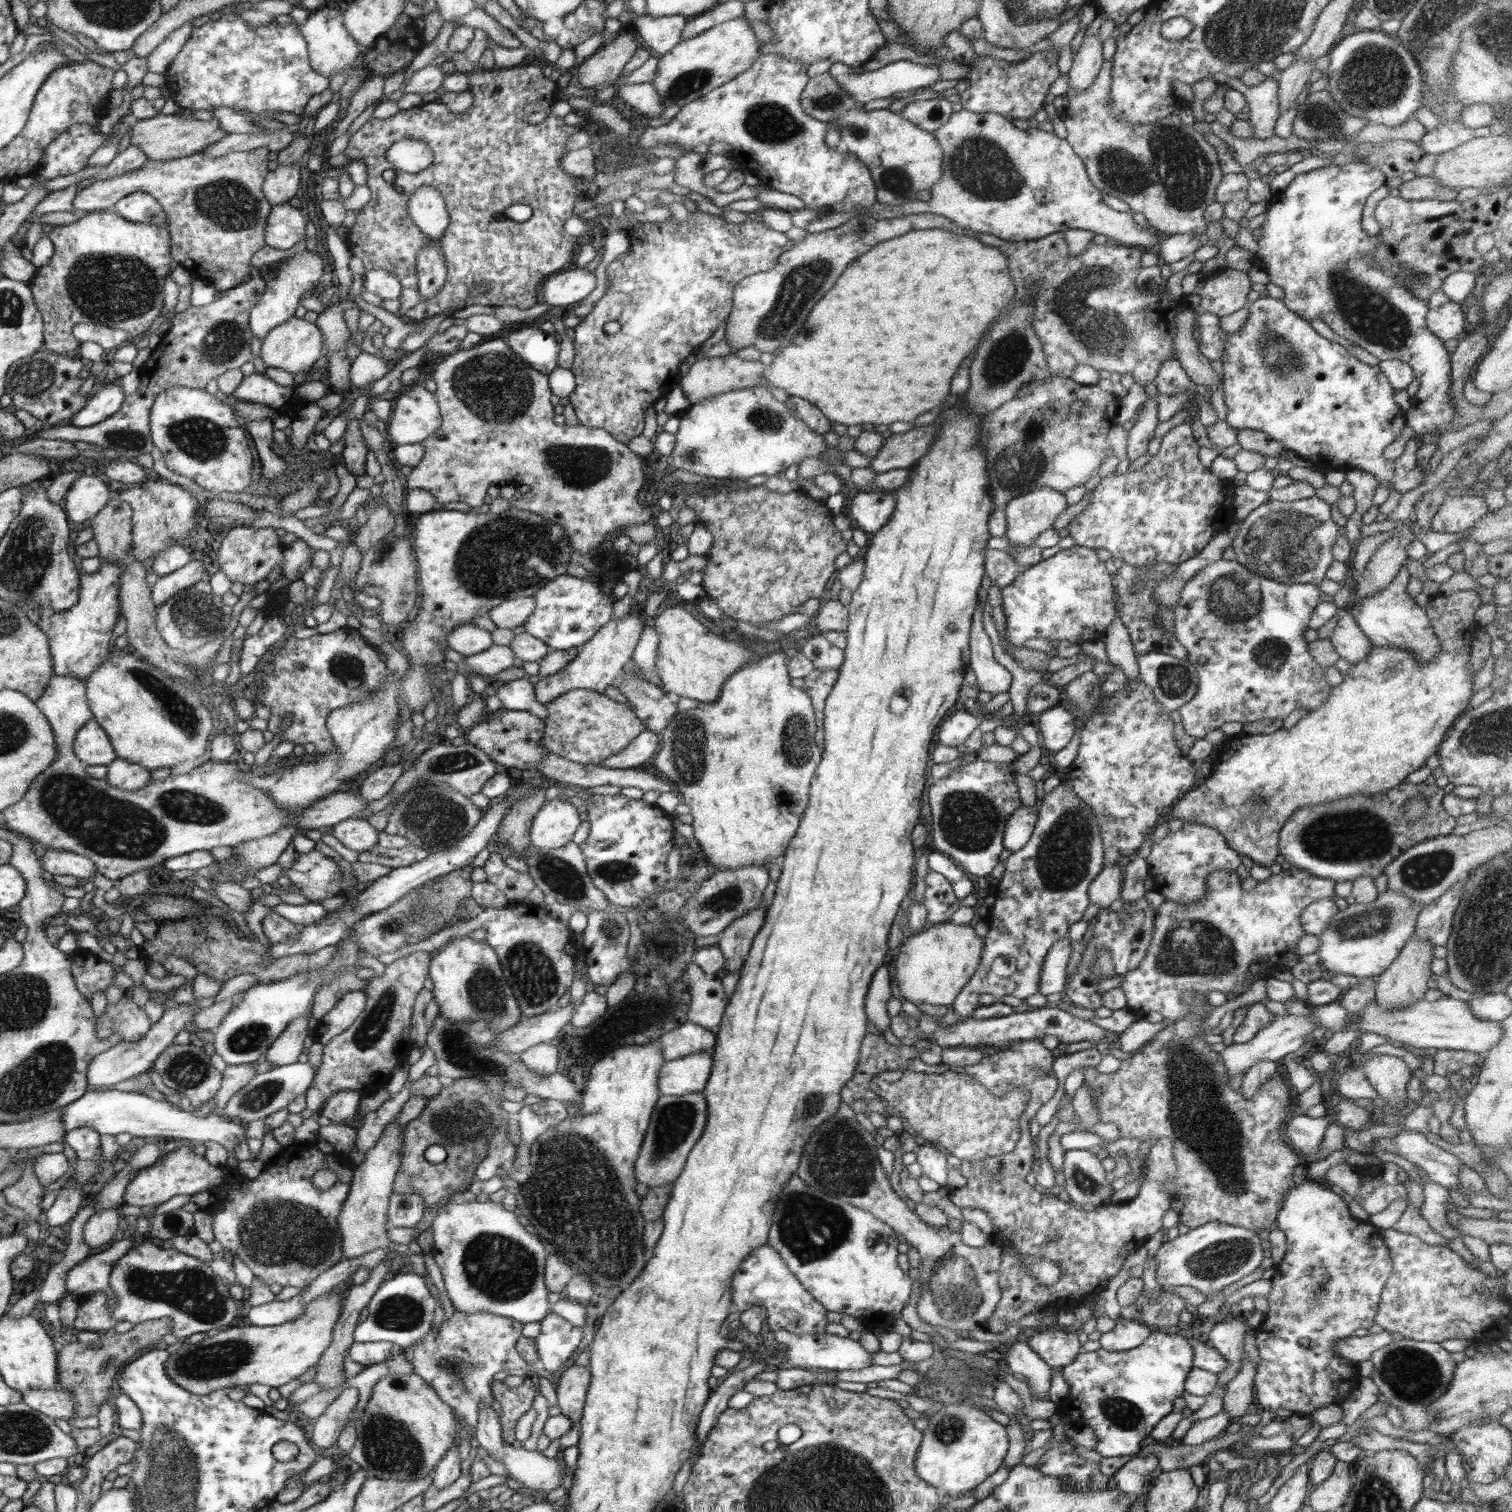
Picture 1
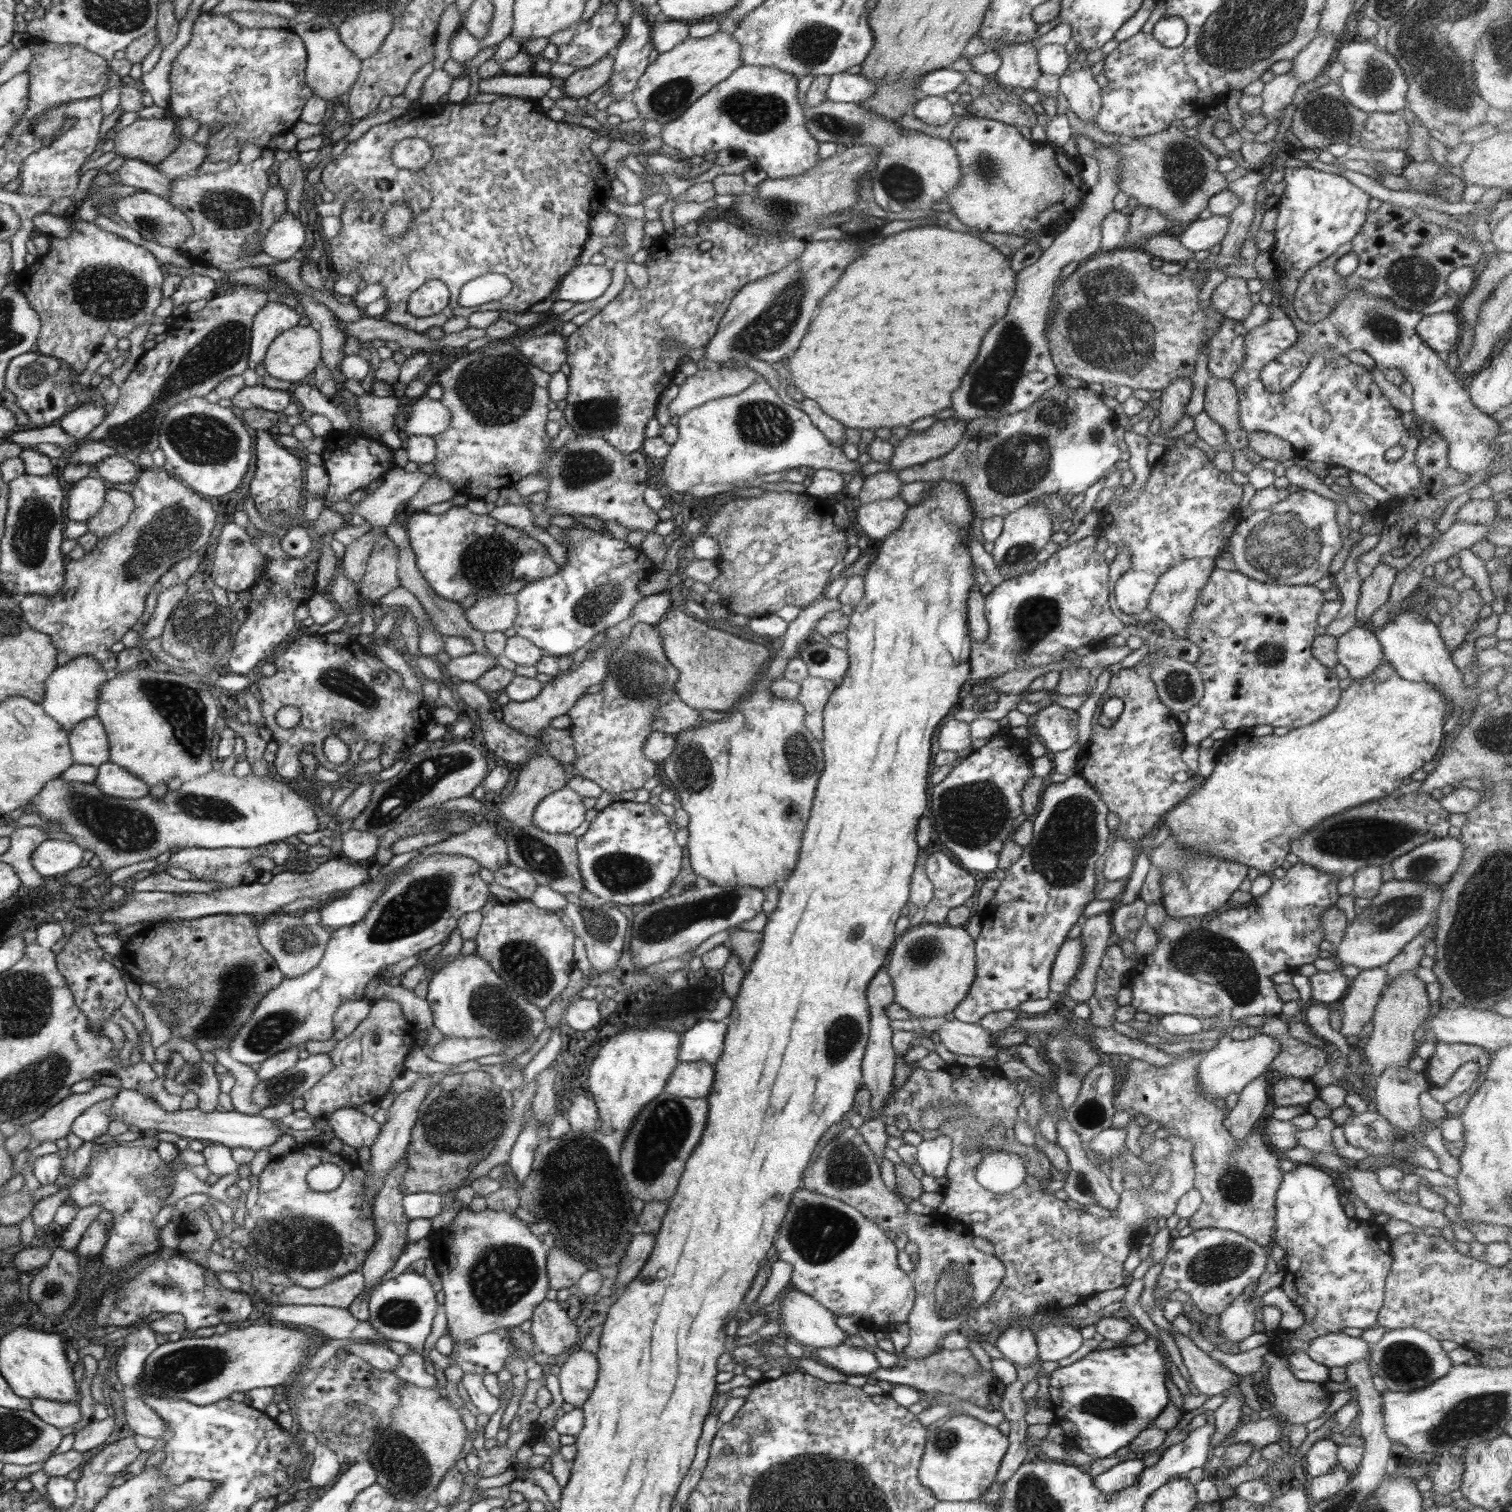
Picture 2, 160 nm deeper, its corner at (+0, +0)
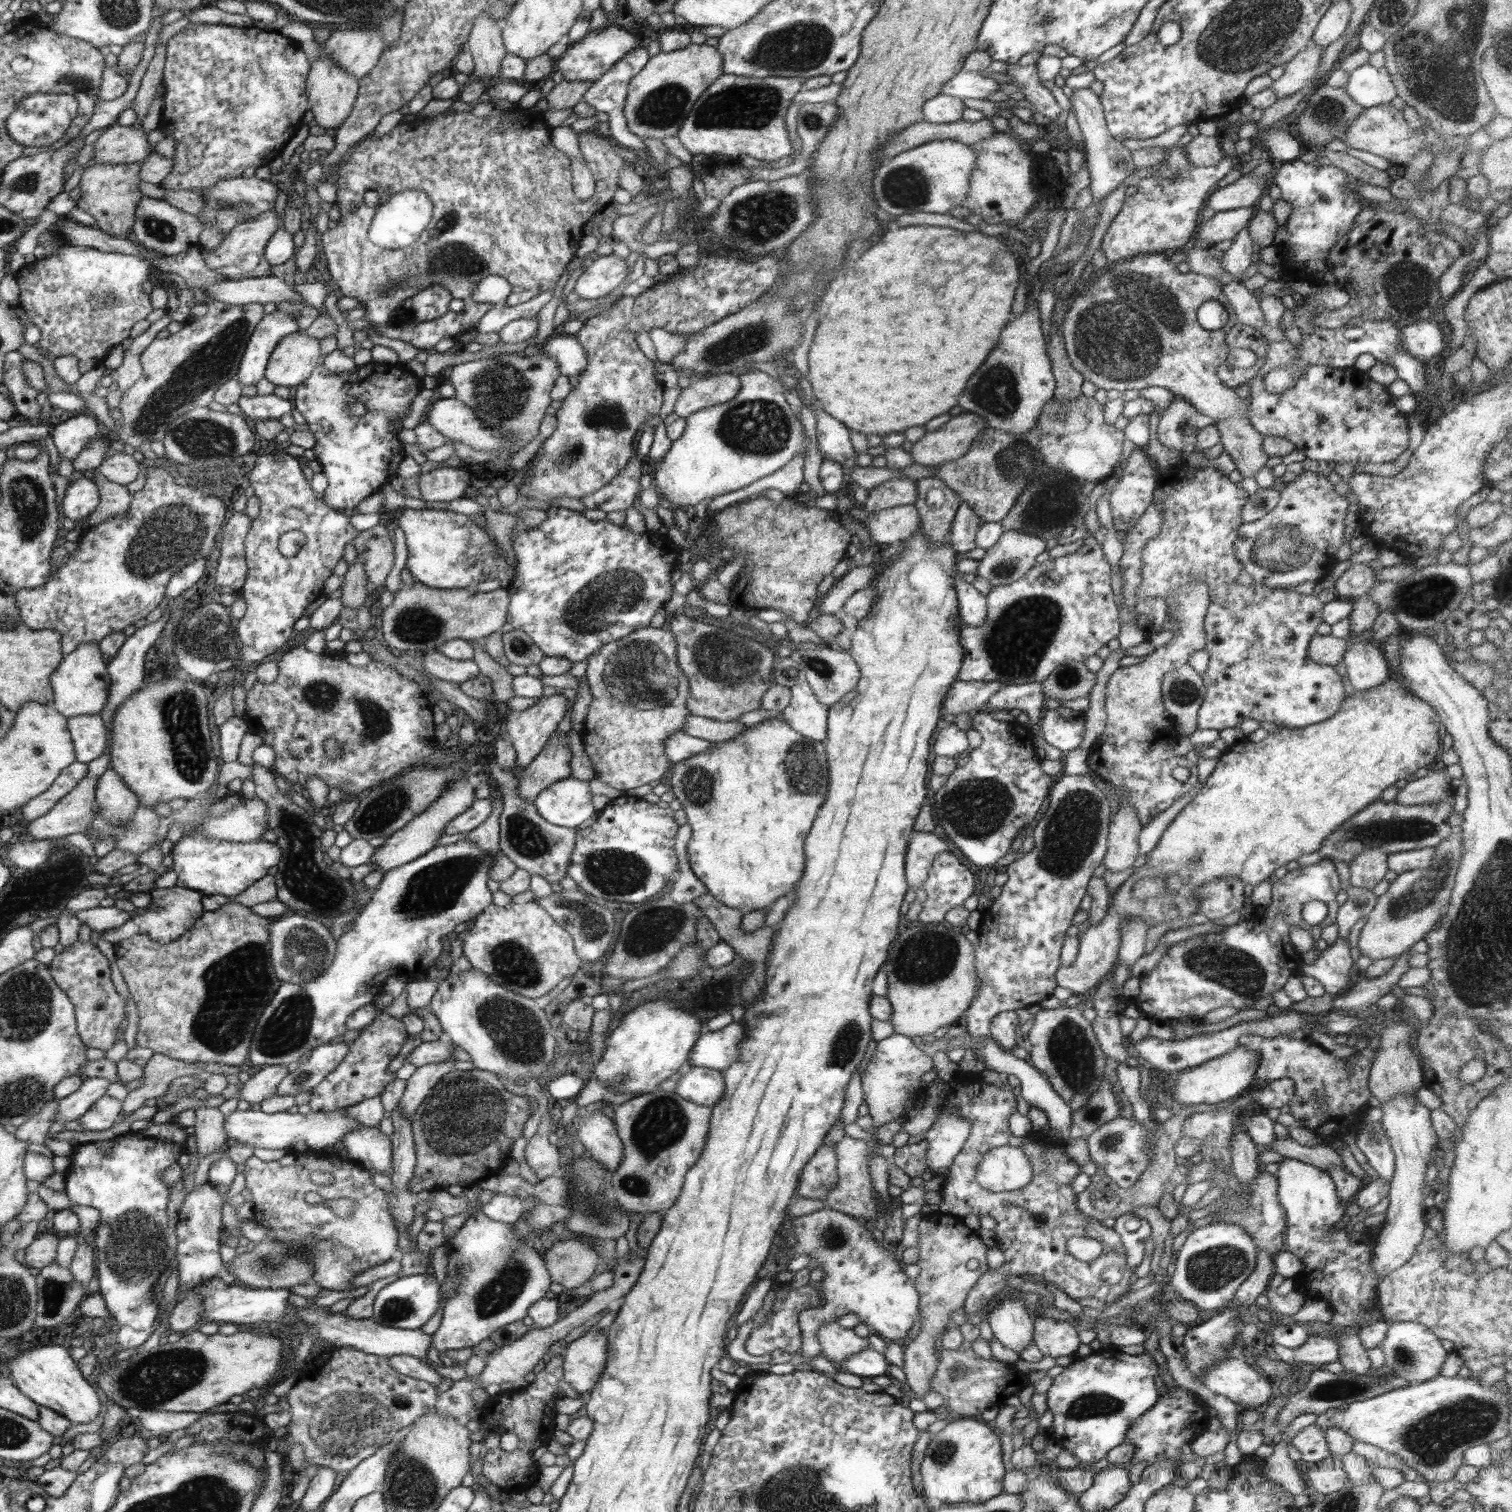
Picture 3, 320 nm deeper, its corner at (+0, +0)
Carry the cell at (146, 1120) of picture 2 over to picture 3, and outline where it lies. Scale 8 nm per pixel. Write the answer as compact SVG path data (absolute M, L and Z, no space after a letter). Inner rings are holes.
M257 1107L241 1111L236 1109L225 1118L224 1128L230 1138L230 1142L244 1143L253 1148L270 1148L270 1150L292 1149L294 1144L304 1142L310 1150L321 1152L328 1146L334 1146L336 1142L343 1140L351 1130L362 1125L352 1118L344 1109L336 1109L332 1112L314 1112L307 1114L275 1112L266 1113Z

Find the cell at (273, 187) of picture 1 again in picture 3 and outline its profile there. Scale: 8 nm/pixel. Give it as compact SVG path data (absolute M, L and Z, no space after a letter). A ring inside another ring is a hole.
M274 209L262 213L255 221L238 224L230 233L221 239L220 246L214 249L202 249L202 259L208 269L226 277L228 280L242 278L261 278L272 276L269 260L266 259L265 250L269 240L278 230L278 217Z

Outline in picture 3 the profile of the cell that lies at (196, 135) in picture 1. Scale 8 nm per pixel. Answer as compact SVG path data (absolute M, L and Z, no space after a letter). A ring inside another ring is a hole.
M118 123L101 131L94 143L94 162L120 164L141 162L150 154L147 132Z

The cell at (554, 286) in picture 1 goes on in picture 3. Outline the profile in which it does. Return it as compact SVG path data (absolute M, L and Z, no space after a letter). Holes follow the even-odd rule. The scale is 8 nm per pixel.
M613 253L601 256L592 266L584 269L572 292L582 300L598 300L609 296L627 278L626 260Z

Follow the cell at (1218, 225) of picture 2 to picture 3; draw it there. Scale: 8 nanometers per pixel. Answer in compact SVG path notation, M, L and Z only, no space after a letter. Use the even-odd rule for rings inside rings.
M1257 207L1241 208L1221 213L1216 213L1211 219L1200 220L1195 242L1203 241L1207 244L1207 249L1215 246L1222 240L1234 238L1255 215Z

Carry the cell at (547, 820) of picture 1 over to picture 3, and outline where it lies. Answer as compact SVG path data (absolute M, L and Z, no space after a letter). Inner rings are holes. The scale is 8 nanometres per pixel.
M571 777L542 790L533 804L548 822L573 829L594 814L588 781Z

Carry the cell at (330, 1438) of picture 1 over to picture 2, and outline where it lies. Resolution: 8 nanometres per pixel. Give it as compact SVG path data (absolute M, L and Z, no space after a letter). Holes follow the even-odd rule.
M318 1443L312 1452L311 1463L306 1474L307 1479L312 1482L311 1493L317 1492L324 1486L330 1486L336 1480L338 1473L342 1472L341 1465L340 1457L333 1450Z

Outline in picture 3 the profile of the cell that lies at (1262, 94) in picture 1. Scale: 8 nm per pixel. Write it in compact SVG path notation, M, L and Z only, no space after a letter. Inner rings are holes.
M1311 40L1302 53L1286 63L1284 74L1270 86L1274 89L1277 100L1297 93L1300 89L1308 89L1318 76L1318 67L1324 50L1324 47L1312 43Z

